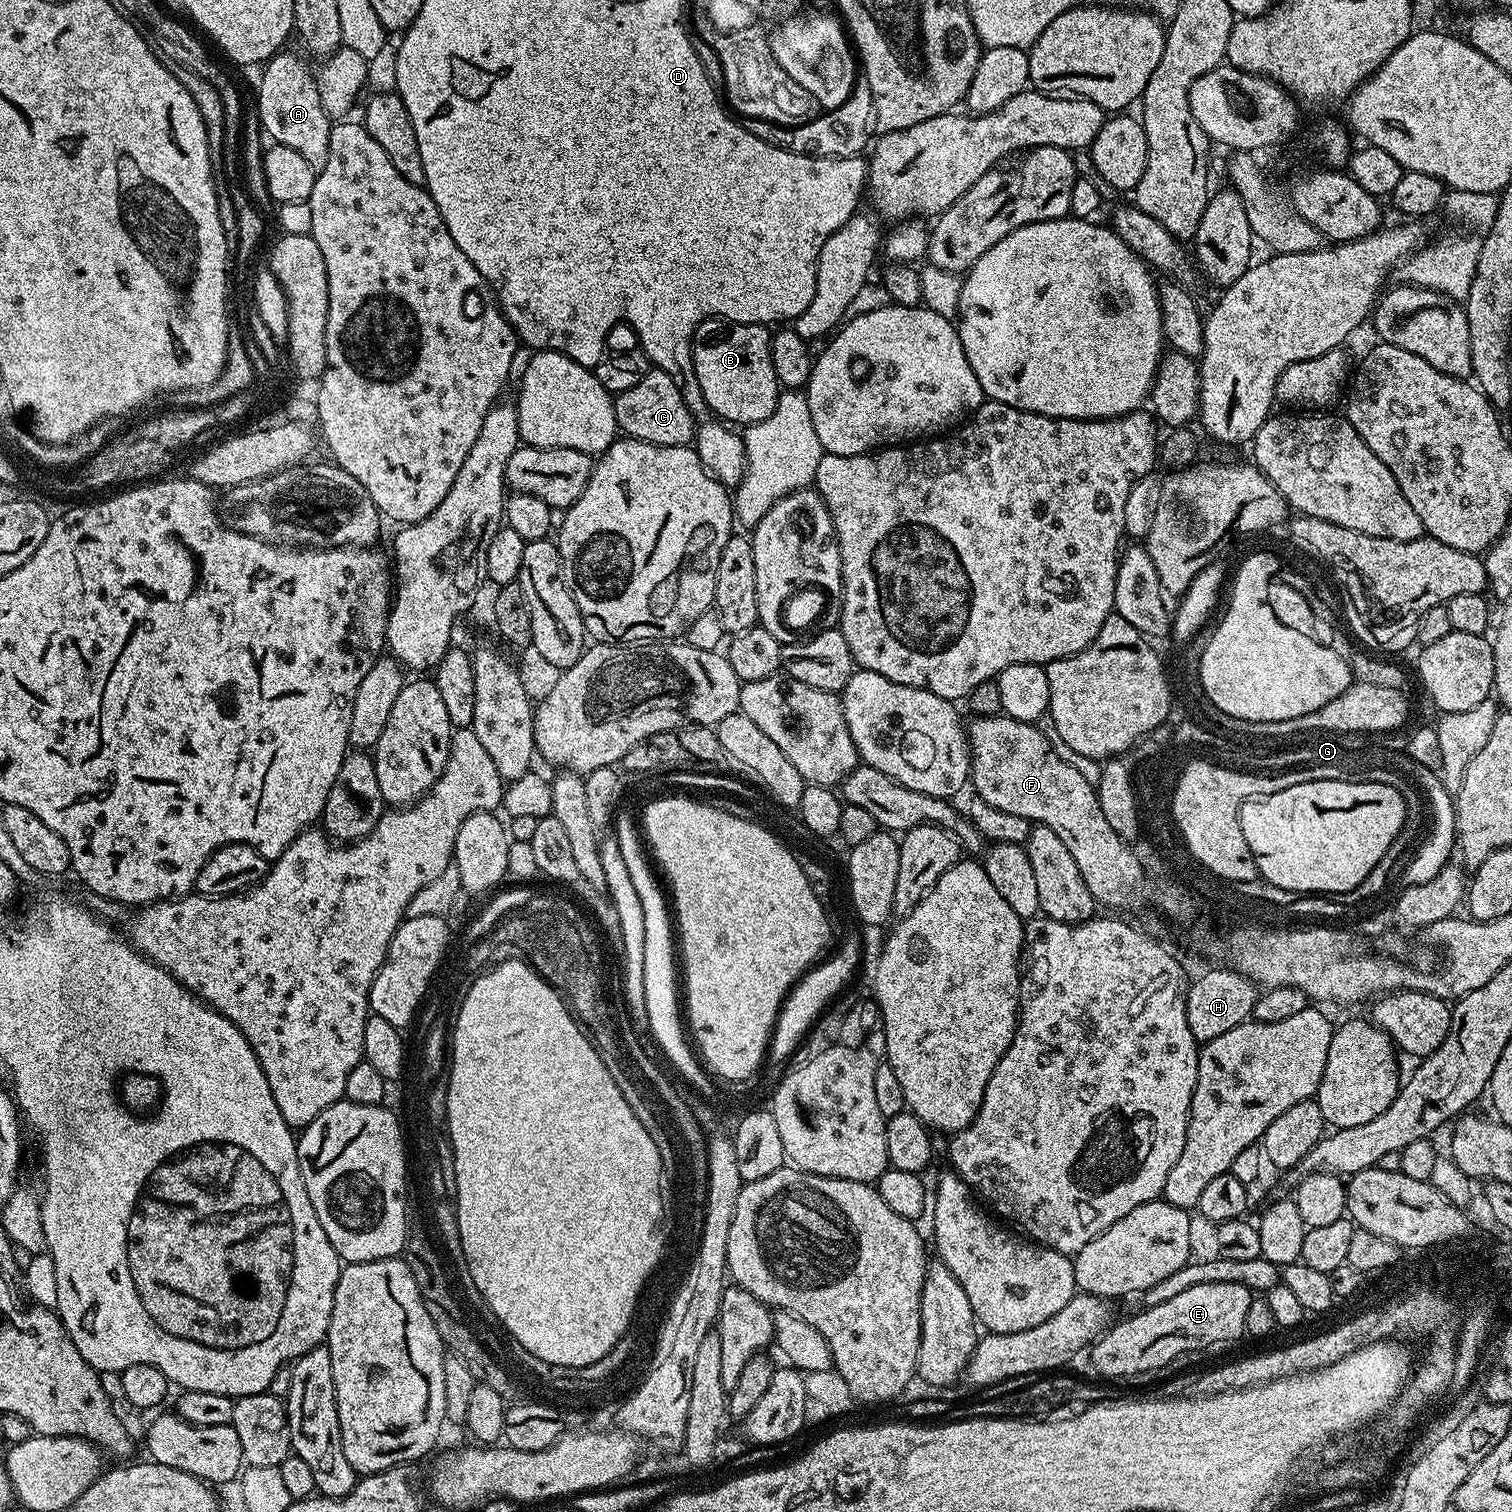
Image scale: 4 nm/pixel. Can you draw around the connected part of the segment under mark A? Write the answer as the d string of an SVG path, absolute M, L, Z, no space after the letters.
M281 50L263 65L260 76L260 93L256 96L256 108L260 111L260 124L273 137L275 143L290 146L290 150L302 154L314 169L326 166L330 154L330 130L333 121L322 106L313 69L308 69L294 53Z

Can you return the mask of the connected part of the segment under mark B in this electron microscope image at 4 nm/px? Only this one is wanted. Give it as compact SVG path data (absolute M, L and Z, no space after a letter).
M723 318L703 320L692 339L692 361L698 386L702 386L702 398L721 420L732 426L749 426L770 418L782 391L774 374L774 362L770 358L772 332L763 324L734 324Z

